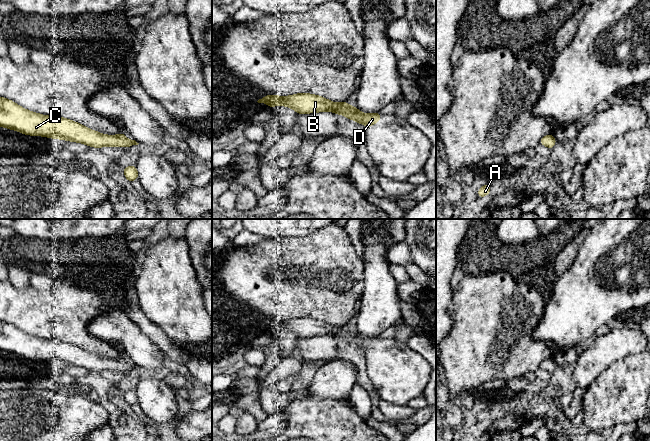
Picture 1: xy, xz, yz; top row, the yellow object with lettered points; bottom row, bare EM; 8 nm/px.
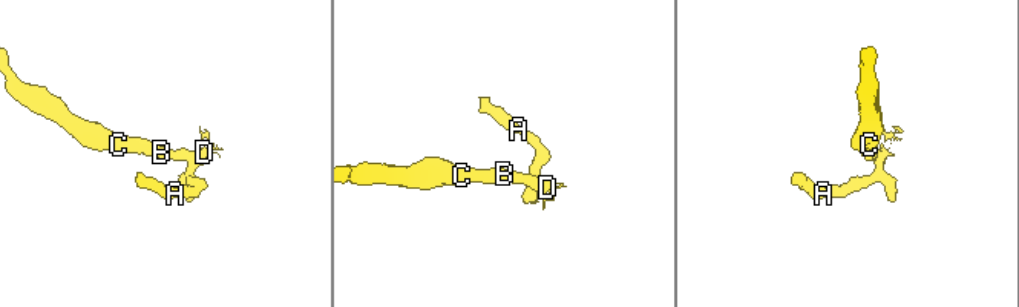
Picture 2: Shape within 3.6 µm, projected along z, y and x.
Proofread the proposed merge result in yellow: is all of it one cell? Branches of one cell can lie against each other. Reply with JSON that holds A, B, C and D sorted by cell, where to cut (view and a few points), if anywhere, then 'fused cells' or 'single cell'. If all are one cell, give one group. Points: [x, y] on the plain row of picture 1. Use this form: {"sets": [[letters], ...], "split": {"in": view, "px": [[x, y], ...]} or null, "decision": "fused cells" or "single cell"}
{"sets": [["A", "B", "C", "D"]], "split": null, "decision": "single cell"}

